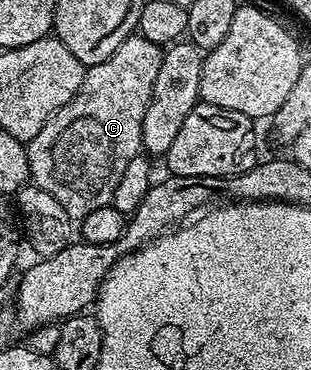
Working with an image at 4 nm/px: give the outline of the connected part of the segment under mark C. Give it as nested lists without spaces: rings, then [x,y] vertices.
[[[141,35],[124,39],[104,63],[87,68],[77,95],[51,115],[31,141],[25,142],[30,181],[48,191],[71,219],[84,218],[96,207],[111,204],[124,167],[143,152],[142,124],[163,52],[163,46]]]

